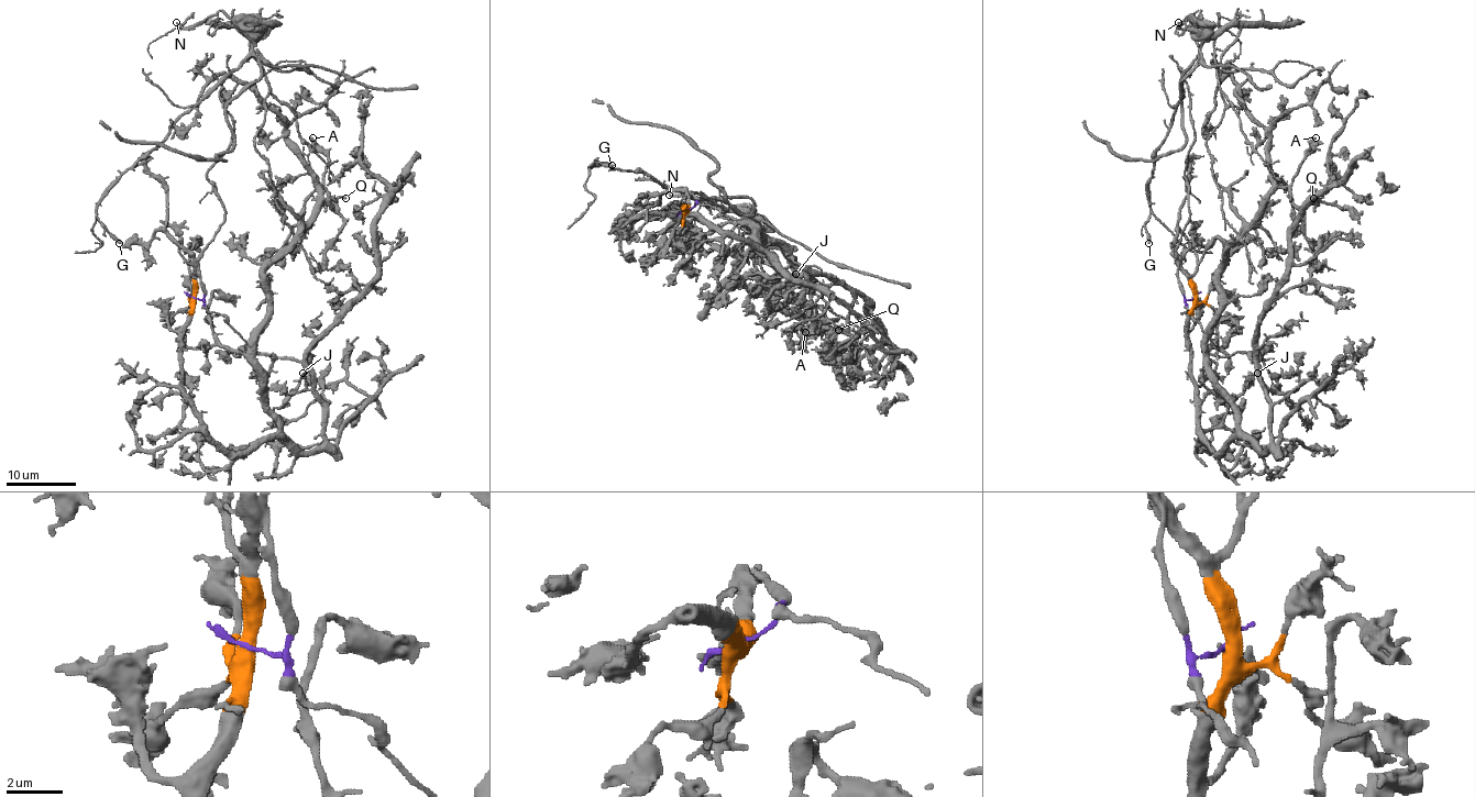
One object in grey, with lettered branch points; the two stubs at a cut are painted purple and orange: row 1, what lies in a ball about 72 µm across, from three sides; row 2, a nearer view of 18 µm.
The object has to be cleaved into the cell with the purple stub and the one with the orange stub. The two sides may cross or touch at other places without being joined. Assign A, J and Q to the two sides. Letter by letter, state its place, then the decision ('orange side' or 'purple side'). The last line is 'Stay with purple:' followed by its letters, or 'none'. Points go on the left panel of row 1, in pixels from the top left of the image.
A: (312, 137) | orange side
J: (303, 373) | orange side
Q: (345, 198) | orange side
Stay with purple: none

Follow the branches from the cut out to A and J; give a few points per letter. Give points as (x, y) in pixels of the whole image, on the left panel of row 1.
A: (194, 297), (185, 399), (230, 451), (250, 451), (277, 430), (255, 339), (265, 267), (323, 183), (312, 137)
J: (194, 297), (182, 338), (185, 399), (227, 450), (286, 439), (312, 451), (323, 442), (321, 402), (303, 373)

